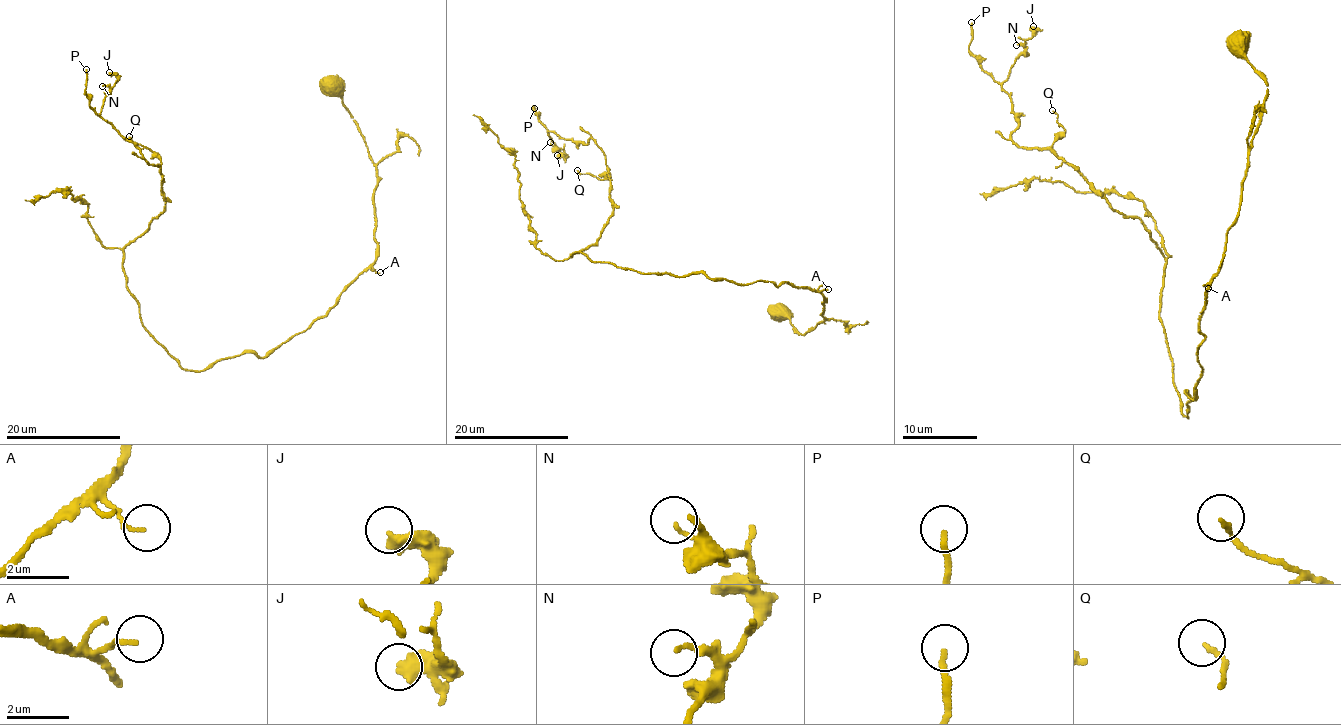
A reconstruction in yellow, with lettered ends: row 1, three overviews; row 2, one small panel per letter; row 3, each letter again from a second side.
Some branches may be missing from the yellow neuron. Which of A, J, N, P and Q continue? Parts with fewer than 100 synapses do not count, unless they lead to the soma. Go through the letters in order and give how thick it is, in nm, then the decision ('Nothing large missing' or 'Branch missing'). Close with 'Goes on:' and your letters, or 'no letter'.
A: Thickness 120 nm. Nothing large missing
J: Thickness 480 nm. Nothing large missing
N: Thickness 120 nm. Nothing large missing
P: Thickness 180 nm. Nothing large missing
Q: Thickness 120 nm. Nothing large missing
Goes on: no letter

